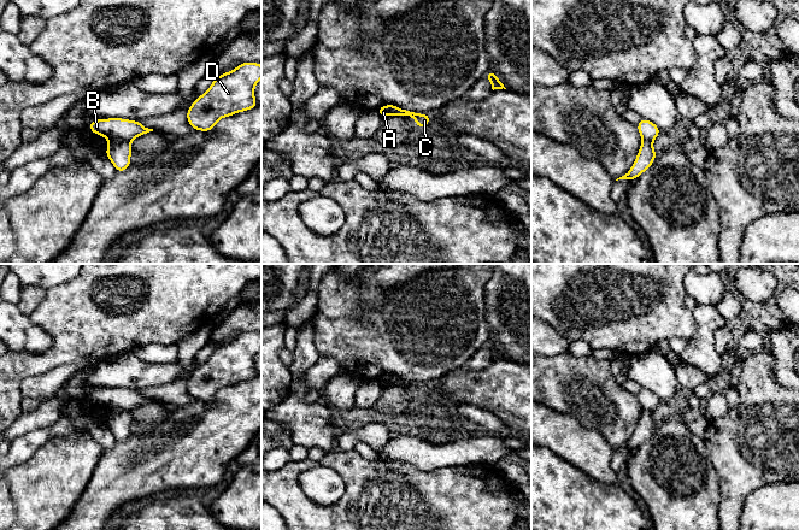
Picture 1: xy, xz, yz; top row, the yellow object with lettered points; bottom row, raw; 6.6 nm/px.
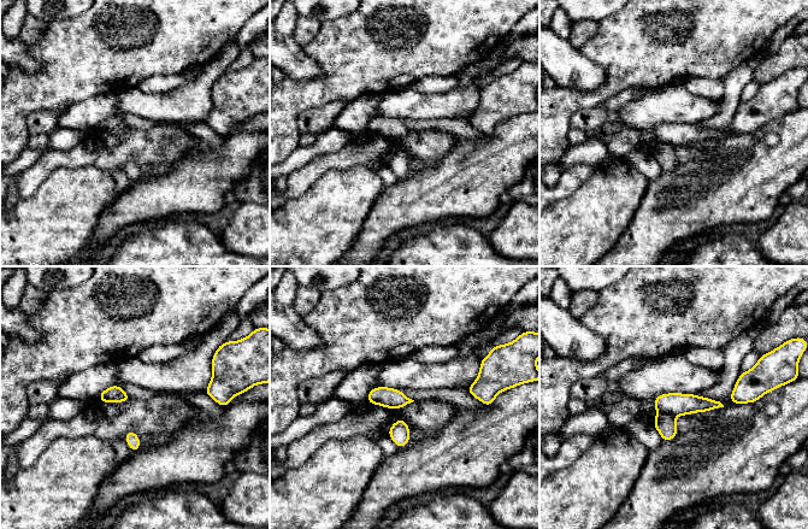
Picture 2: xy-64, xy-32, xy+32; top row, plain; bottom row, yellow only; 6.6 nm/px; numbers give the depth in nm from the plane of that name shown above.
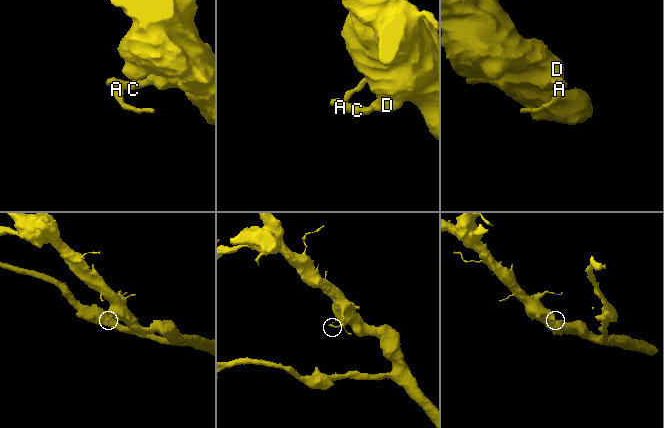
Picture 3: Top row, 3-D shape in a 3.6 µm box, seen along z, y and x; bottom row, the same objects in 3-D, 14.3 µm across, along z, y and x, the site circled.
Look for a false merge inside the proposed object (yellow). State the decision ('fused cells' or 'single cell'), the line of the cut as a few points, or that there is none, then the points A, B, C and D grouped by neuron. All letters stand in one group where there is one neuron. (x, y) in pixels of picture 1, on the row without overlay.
fused cells | xy (110, 408), (129, 412) | A / B C D

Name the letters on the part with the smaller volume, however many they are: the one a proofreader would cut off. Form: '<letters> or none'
A

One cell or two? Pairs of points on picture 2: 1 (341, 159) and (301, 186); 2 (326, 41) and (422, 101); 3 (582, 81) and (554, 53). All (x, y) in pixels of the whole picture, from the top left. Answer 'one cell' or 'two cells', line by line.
1: one cell
2: two cells
3: one cell

